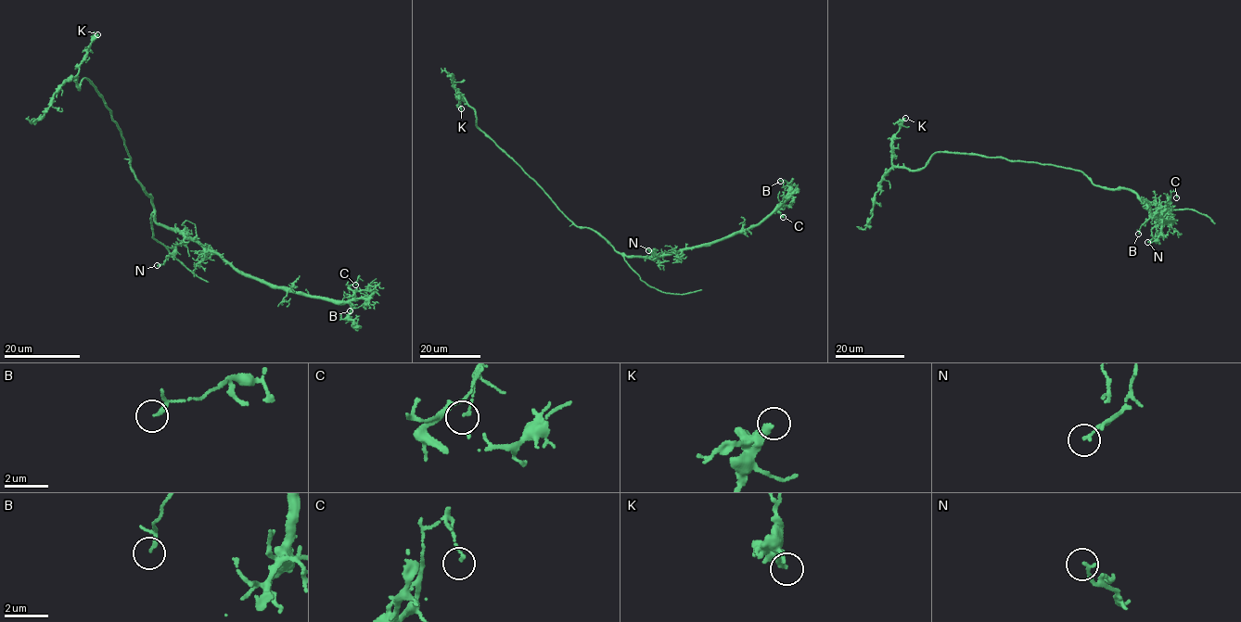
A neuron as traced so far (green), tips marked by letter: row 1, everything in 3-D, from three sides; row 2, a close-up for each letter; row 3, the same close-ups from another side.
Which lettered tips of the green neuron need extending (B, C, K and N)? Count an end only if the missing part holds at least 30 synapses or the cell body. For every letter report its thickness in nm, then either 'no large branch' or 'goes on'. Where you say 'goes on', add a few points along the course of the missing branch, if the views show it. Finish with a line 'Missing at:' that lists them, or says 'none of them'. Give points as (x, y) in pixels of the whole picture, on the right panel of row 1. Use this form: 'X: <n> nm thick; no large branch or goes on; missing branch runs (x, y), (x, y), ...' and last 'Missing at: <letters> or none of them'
B: 110 nm thick; no large branch
C: 120 nm thick; no large branch
K: 240 nm thick; no large branch
N: 160 nm thick; no large branch
Missing at: none of them

